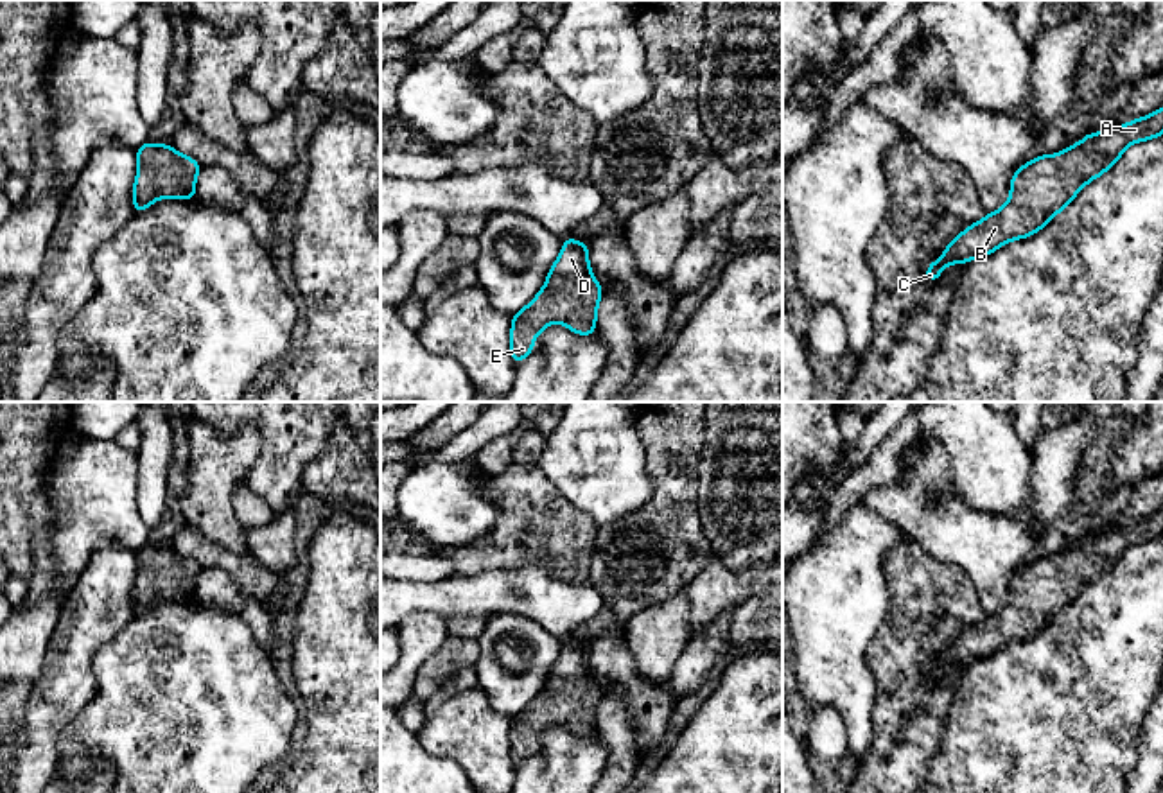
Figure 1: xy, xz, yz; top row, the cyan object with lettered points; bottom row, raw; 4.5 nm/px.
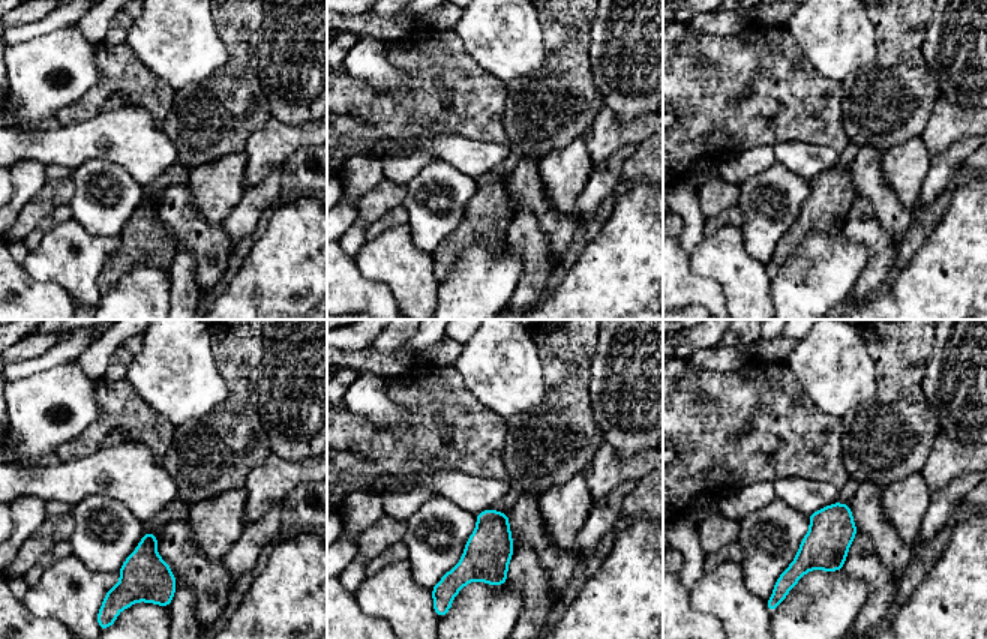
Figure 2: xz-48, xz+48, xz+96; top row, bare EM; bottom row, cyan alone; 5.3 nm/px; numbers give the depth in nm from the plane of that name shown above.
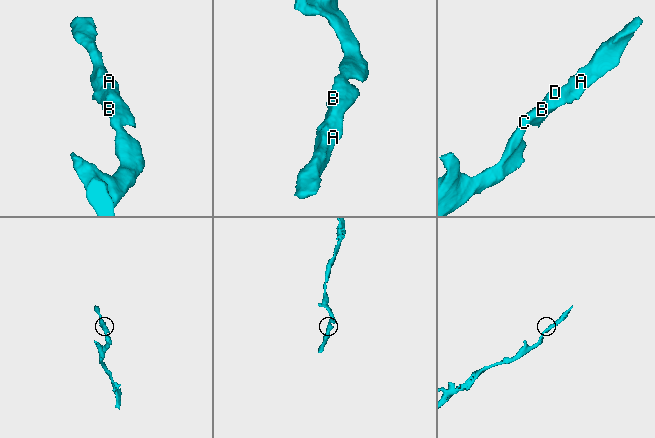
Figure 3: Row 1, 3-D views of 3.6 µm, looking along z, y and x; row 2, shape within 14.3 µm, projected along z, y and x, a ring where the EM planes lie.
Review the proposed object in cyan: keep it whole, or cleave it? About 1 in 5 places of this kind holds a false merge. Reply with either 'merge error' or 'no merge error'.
no merge error

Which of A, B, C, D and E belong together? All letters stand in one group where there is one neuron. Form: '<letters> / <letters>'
A B C D E

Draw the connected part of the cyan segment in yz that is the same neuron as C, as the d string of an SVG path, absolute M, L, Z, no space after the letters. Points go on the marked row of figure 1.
M1163 108L1124 126L1086 135L1055 154L1021 165L1010 179L1007 203L967 226L926 266L926 280L939 280L949 264L966 264L994 253L1007 242L1045 228L1093 179L1109 170L1132 144L1163 135Z

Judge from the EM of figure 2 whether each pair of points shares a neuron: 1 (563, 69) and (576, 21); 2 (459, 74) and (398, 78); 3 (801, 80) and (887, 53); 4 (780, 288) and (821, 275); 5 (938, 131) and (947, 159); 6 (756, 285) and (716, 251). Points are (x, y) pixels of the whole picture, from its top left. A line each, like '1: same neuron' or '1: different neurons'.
1: same neuron
2: different neurons
3: different neurons
4: same neuron
5: different neurons
6: same neuron

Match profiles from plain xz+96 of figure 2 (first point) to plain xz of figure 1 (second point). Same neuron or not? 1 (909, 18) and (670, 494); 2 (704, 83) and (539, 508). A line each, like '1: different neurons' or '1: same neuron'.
1: same neuron
2: same neuron

